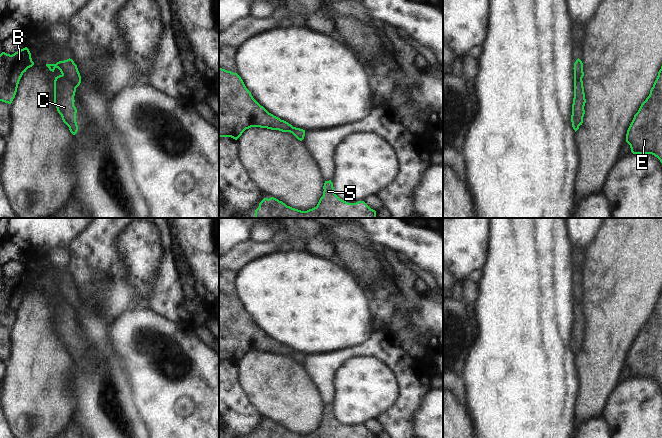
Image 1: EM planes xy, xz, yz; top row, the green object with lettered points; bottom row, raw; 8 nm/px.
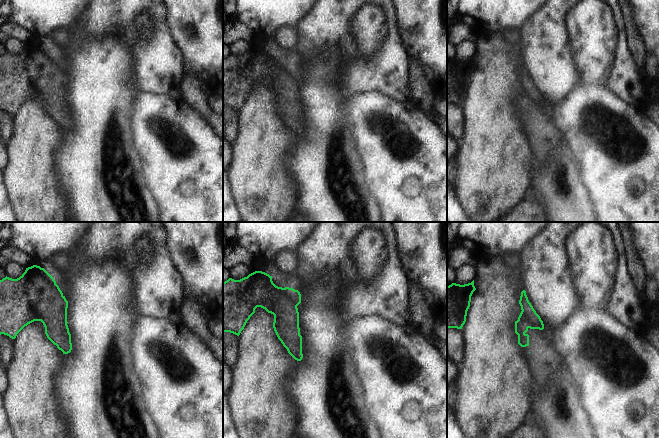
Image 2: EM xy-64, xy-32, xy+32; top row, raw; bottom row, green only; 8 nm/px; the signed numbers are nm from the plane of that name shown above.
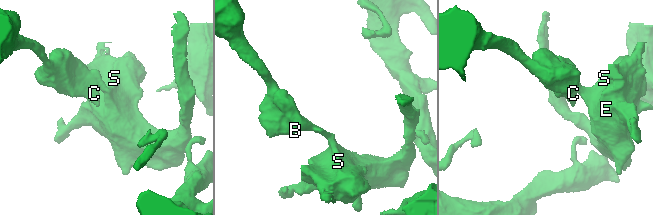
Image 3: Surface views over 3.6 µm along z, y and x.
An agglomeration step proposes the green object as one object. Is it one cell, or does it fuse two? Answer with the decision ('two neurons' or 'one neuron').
two neurons

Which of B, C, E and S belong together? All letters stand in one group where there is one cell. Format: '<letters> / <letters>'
B C / E S

